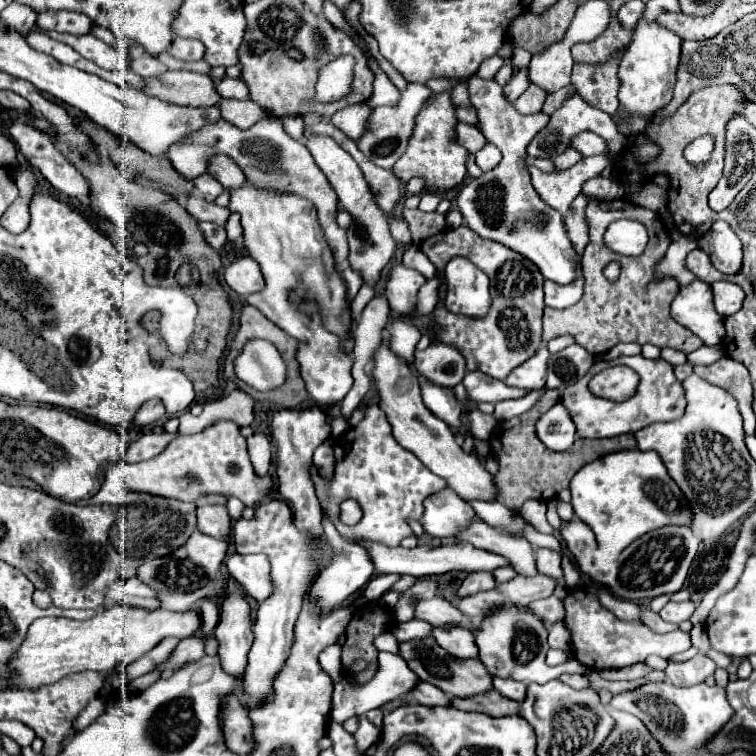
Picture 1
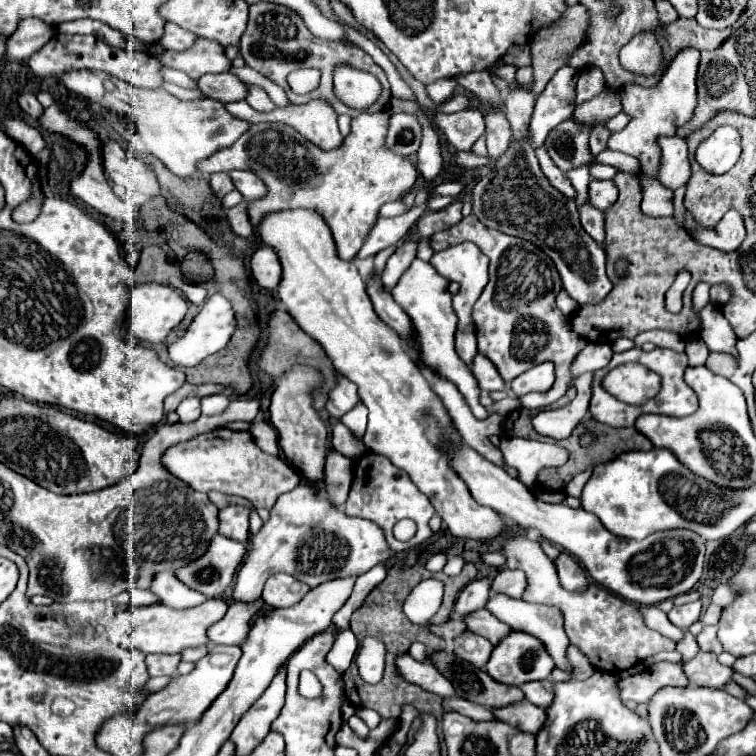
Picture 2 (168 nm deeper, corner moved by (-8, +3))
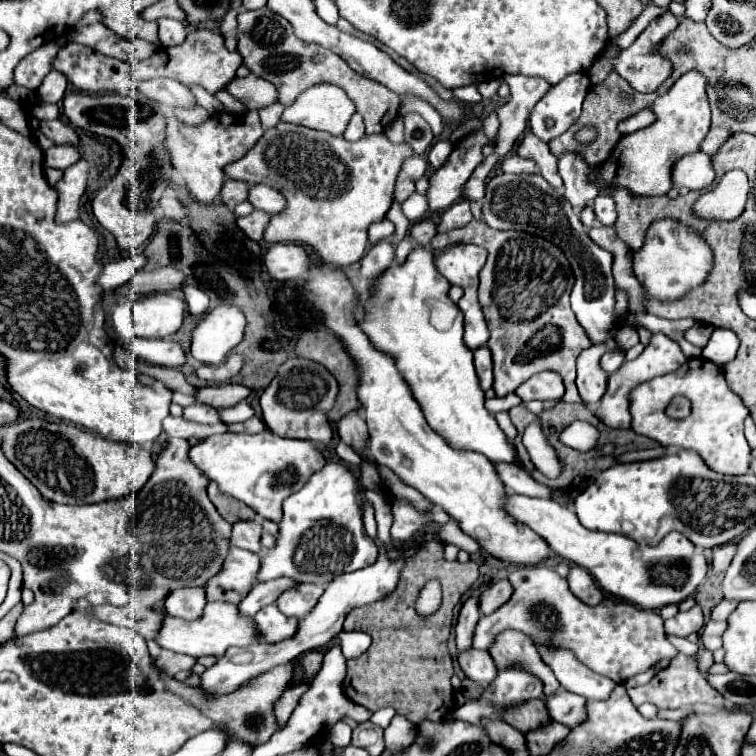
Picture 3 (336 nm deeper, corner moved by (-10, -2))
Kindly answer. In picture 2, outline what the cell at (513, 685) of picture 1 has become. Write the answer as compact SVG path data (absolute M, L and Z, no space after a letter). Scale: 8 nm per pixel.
M538 680L538 682L528 682L524 686L520 686L526 694L526 700L536 704L536 706L542 706L542 708L548 708L552 706L552 698L554 698L554 684L550 680Z

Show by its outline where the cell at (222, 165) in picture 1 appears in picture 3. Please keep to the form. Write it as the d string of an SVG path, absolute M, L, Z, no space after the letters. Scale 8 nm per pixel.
M252 185L248 201L254 205L254 209L260 209L270 215L280 213L286 207L286 199L282 197L282 193L274 191L268 185Z

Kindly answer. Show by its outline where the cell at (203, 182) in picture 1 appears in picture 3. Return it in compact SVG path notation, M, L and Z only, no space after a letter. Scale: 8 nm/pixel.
M226 179L226 183L222 185L222 191L220 191L220 199L224 205L228 205L230 209L234 209L238 203L246 201L248 197L248 183L244 181L232 181L232 179Z

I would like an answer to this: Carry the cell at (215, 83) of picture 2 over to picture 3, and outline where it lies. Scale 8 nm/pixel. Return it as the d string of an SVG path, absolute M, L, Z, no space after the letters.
M252 73L244 79L238 79L238 77L232 79L224 91L234 95L248 109L260 109L260 107L266 107L278 99L276 87L272 83L268 83L266 79L256 77Z

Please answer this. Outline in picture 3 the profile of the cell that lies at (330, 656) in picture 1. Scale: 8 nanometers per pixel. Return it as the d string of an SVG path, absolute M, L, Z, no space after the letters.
M342 631L340 635L340 643L342 643L342 653L346 659L356 659L360 655L364 655L372 643L368 633L362 631L354 631L354 633L346 633Z

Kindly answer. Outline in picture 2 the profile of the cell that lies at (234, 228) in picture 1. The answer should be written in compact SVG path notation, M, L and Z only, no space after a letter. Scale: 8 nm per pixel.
M386 110L376 112L376 114L362 112L360 116L352 119L354 122L352 122L350 134L344 138L342 146L336 150L322 150L316 144L308 142L292 126L286 126L280 122L278 124L252 124L228 150L220 150L220 154L214 154L212 158L206 158L204 162L200 162L198 170L202 174L216 174L216 172L228 172L228 170L250 170L258 174L268 186L268 196L264 200L258 200L258 204L250 204L250 220L254 228L260 226L262 218L270 212L294 210L294 208L316 210L332 232L338 256L342 260L352 260L362 248L368 236L368 230L374 226L380 206L386 202L398 200L400 194L412 188L418 176L410 158L400 156L394 150L386 148L388 120L390 120L390 114Z

